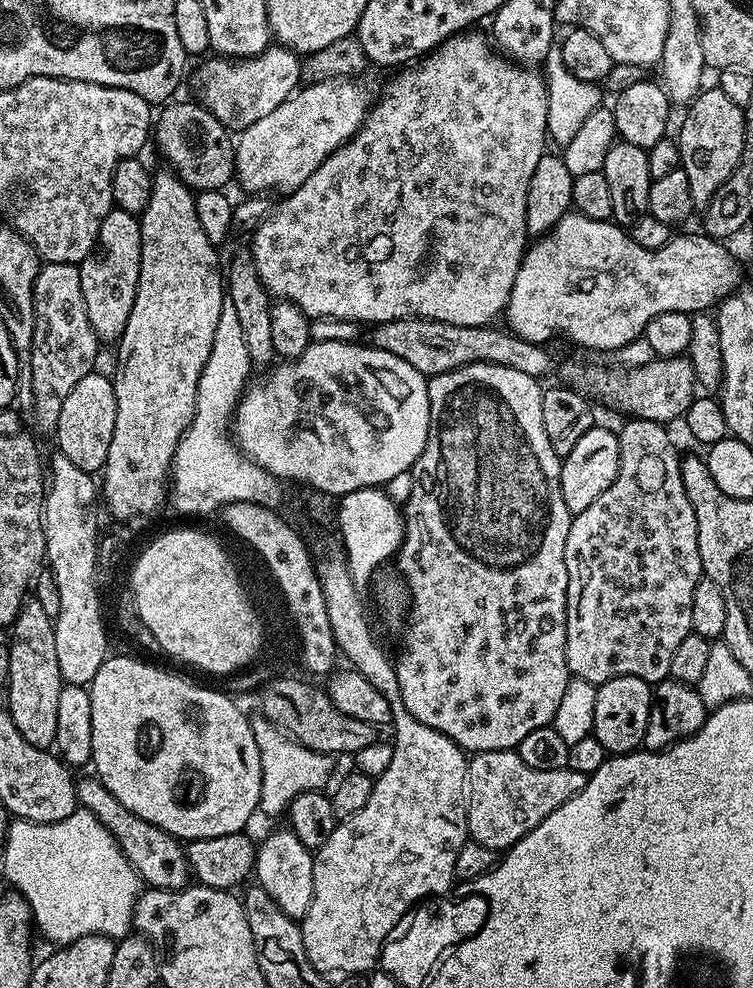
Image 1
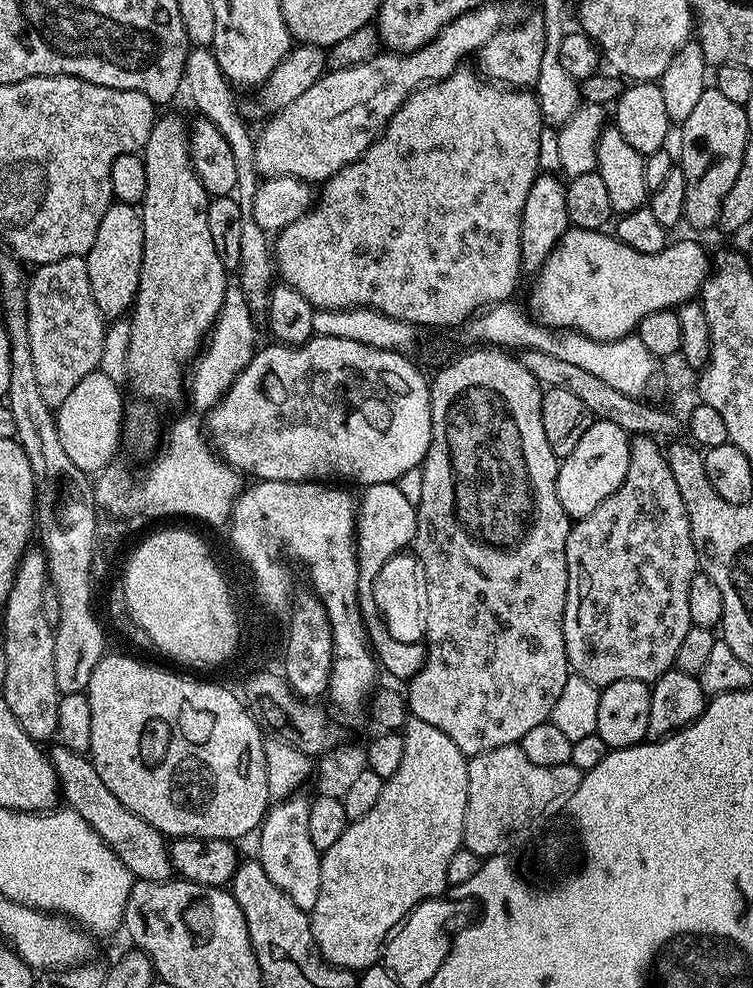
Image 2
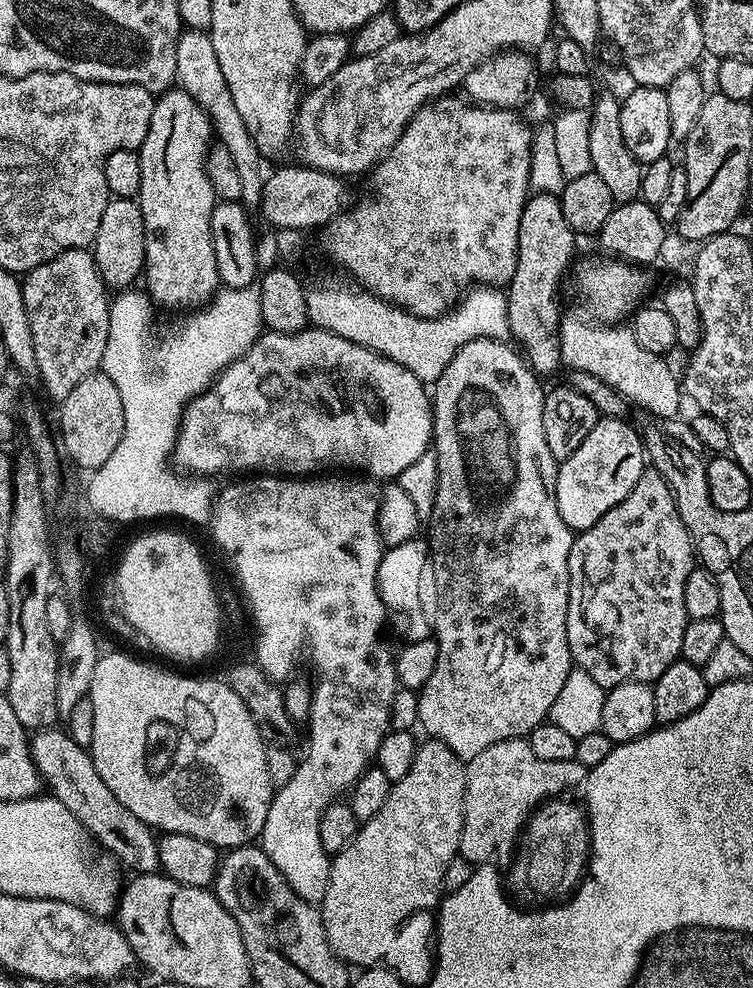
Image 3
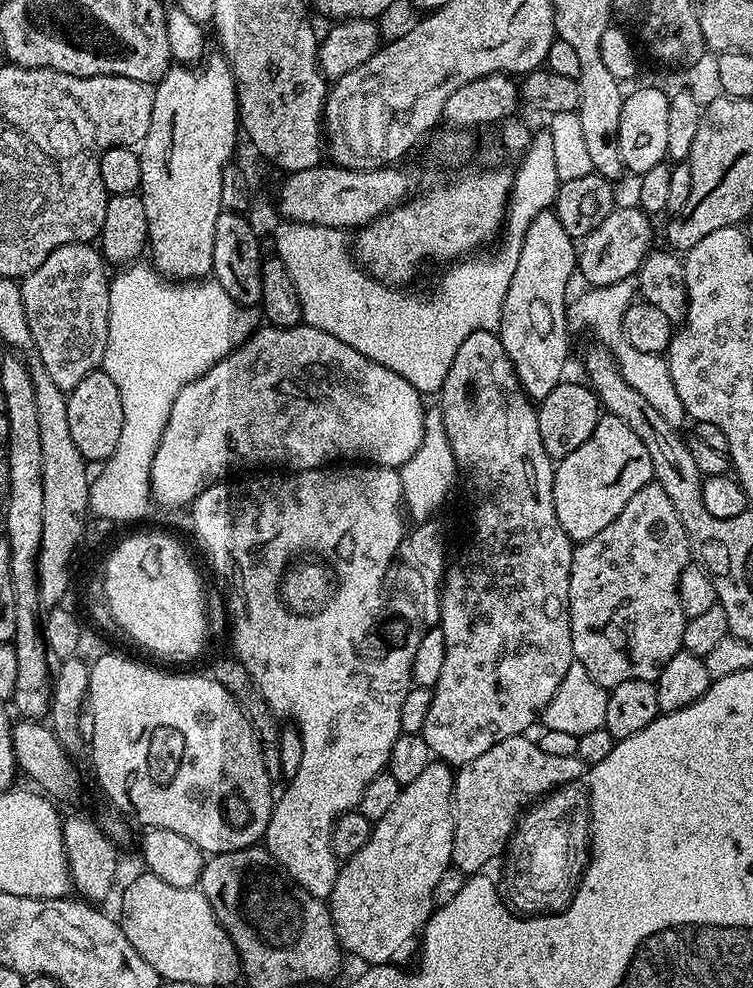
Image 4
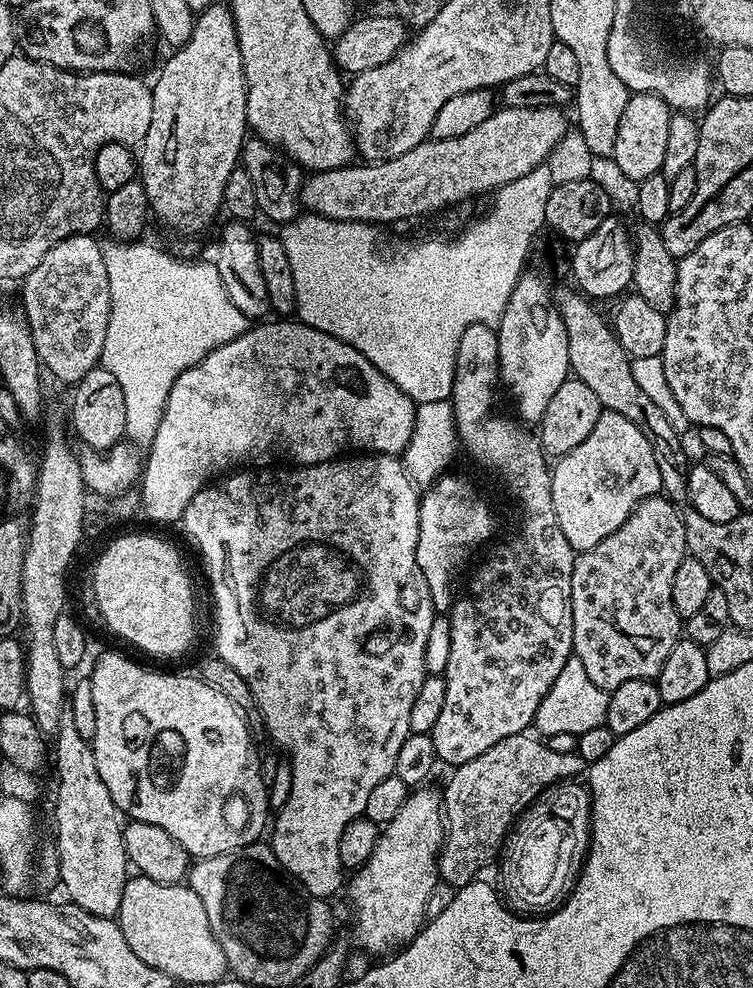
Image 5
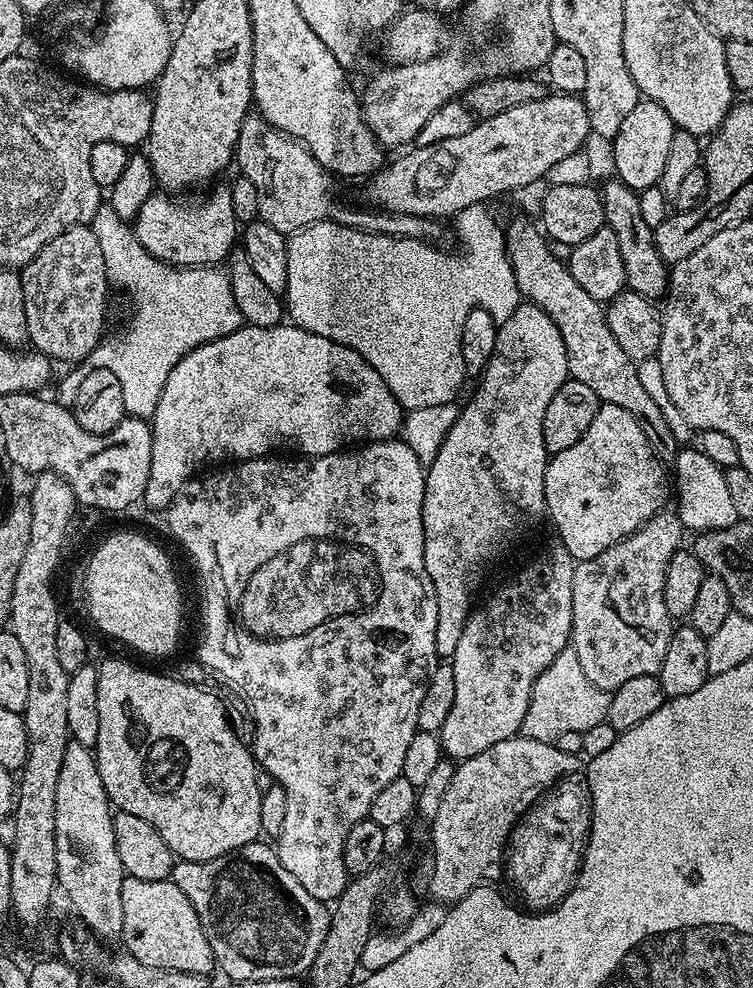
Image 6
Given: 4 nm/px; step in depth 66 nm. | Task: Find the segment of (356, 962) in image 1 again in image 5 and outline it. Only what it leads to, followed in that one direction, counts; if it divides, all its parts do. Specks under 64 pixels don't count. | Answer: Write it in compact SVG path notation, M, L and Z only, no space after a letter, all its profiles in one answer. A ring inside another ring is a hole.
M420 786L409 791L406 802L402 802L402 810L398 810L398 814L394 814L394 818L390 818L390 822L380 828L380 837L374 846L374 854L370 854L370 858L366 858L362 867L355 869L347 881L346 892L348 888L356 940L368 952L388 954L393 950L399 950L419 935L426 923L426 901L430 898L430 890L434 890L434 886L440 880L440 852L444 847L442 796L437 789L435 792L428 787Z

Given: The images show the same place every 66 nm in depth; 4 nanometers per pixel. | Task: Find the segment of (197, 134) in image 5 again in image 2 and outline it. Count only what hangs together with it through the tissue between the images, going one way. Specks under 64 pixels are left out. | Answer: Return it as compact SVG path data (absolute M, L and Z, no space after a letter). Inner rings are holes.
M157 115L156 124L150 130L150 138L146 146L142 149L144 165L146 166L146 194L140 208L140 217L144 227L144 249L142 250L142 274L138 282L136 291L136 302L130 309L130 327L128 329L128 363L126 365L126 384L132 387L132 392L140 400L149 400L152 404L176 404L180 400L180 395L186 392L186 368L184 363L191 361L193 357L201 351L205 343L206 334L211 333L212 325L215 324L220 316L220 311L224 305L224 296L230 287L229 269L222 266L222 258L214 250L214 241L210 238L210 226L206 226L206 214L208 213L209 194L202 186L192 163L188 157L188 129L185 121L180 121L176 116Z

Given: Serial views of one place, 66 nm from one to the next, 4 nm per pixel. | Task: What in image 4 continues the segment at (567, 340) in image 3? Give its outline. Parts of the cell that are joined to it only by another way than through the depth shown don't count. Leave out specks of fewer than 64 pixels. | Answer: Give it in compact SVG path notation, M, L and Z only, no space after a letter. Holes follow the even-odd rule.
M638 274L622 278L619 282L611 283L604 287L587 287L584 292L576 295L569 301L567 306L567 324L569 331L573 333L589 330L599 339L597 340L605 347L618 362L622 376L642 396L646 402L662 414L662 418L669 427L681 427L683 420L687 419L687 412L682 406L678 392L674 388L673 379L670 378L667 359L663 355L643 353L630 345L625 336L624 320L625 312L635 303L641 286Z

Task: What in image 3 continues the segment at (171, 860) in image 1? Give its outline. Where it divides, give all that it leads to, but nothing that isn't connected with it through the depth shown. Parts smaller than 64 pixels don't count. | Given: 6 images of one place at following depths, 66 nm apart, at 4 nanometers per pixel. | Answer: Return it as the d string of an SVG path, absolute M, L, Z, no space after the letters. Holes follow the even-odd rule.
M56 726L42 728L33 731L30 736L32 761L38 770L41 781L46 785L47 791L55 800L62 802L62 806L66 806L66 810L70 810L70 814L74 814L74 818L78 818L78 822L83 826L84 831L95 843L97 840L114 859L121 860L129 868L129 873L155 873L160 868L157 833L147 824L143 824L135 814L130 814L130 810L126 810L126 806L122 806L122 802L118 802L118 798L114 798L114 794L110 794L106 782L102 782L98 770L94 770L91 751L85 745L74 742L74 738L69 736L67 731L60 729L59 732L58 729L59 727Z

